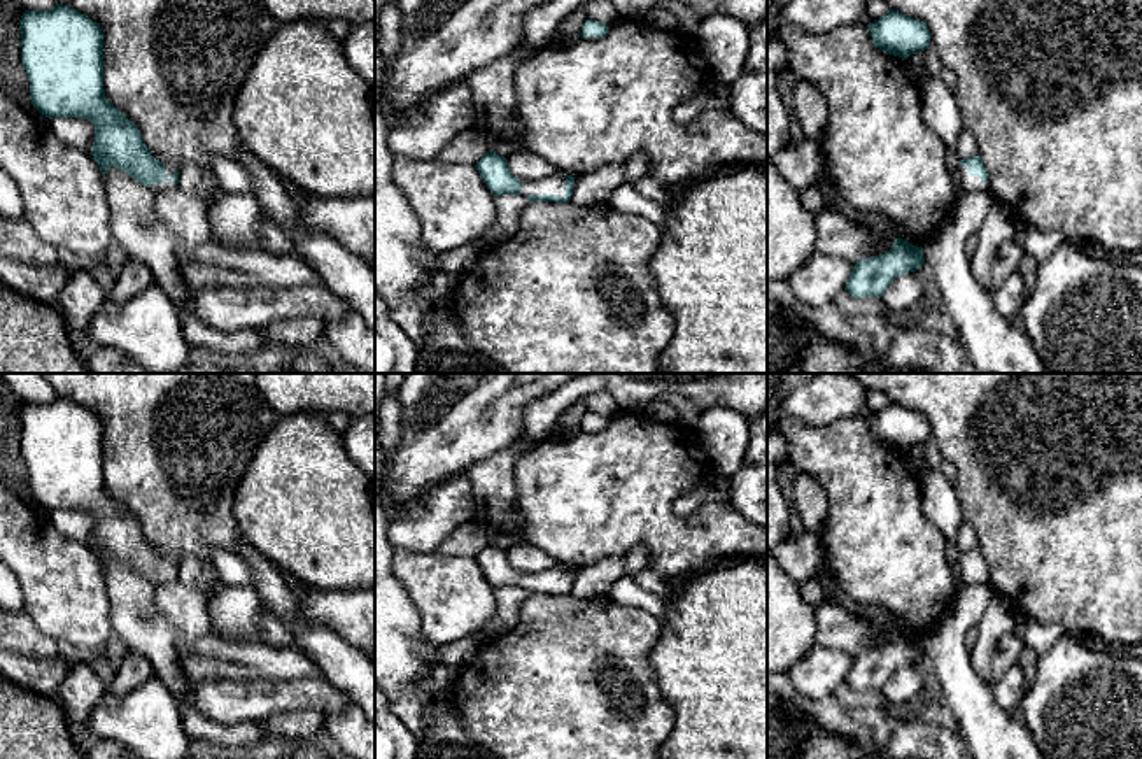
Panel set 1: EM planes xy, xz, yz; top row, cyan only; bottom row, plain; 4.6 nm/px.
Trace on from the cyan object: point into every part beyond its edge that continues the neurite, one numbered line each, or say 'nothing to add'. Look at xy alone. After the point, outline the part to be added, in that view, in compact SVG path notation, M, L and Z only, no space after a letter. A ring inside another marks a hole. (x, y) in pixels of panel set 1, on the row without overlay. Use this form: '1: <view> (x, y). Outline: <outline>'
1: xy (169, 577). Outline: M165 559L165 563L166 563L166 568L168 568L168 573L166 573L166 575L161 575L161 577L151 577L151 578L149 578L149 582L151 582L154 587L159 585L159 584L165 584L165 582L177 580L177 577L173 577L173 575L170 573L173 563L172 563L170 559Z

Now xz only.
1: xz (554, 577). Outline: M555 564L541 573L522 575L520 587L557 587L564 589L566 566Z

